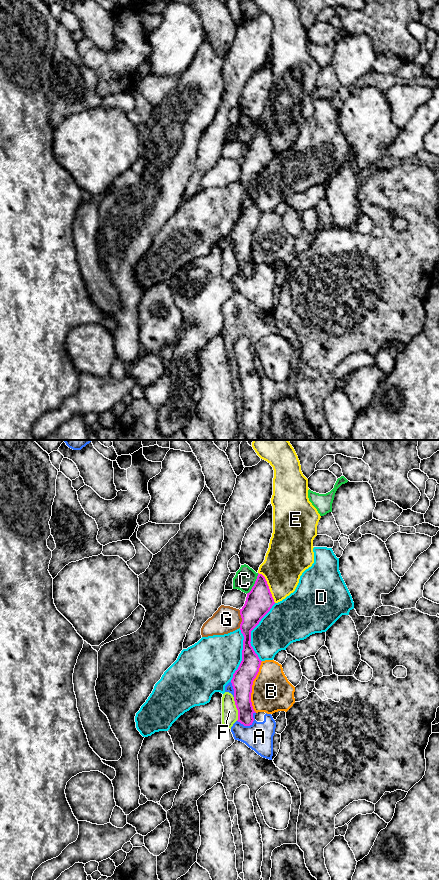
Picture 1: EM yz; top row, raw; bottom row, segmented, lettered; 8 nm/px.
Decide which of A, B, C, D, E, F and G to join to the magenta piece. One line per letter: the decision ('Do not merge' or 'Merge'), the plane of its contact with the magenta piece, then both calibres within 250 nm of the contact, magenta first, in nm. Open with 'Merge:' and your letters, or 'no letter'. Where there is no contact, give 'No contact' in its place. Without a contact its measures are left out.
Merge: no letter
A: Do not merge. Touches magenta in yz. Thickness 140 nm (magenta) against 220 nm
B: Do not merge. Touches magenta in yz. Thickness 170 nm (magenta) against 320 nm
C: Do not merge. Touches magenta in yz. Thickness 220 nm (magenta) against 170 nm
D: Do not merge. Touches magenta in yz. Thickness 220 nm (magenta) against 320 nm
E: Do not merge. Touches magenta in yz. Thickness 220 nm (magenta) against 340 nm
F: Do not merge. Touches magenta in yz. Thickness 170 nm (magenta) against 130 nm
G: Do not merge. Touches magenta in yz. Thickness 220 nm (magenta) against 220 nm

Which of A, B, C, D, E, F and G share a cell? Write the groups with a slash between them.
A / B / C / D / E / F / G

